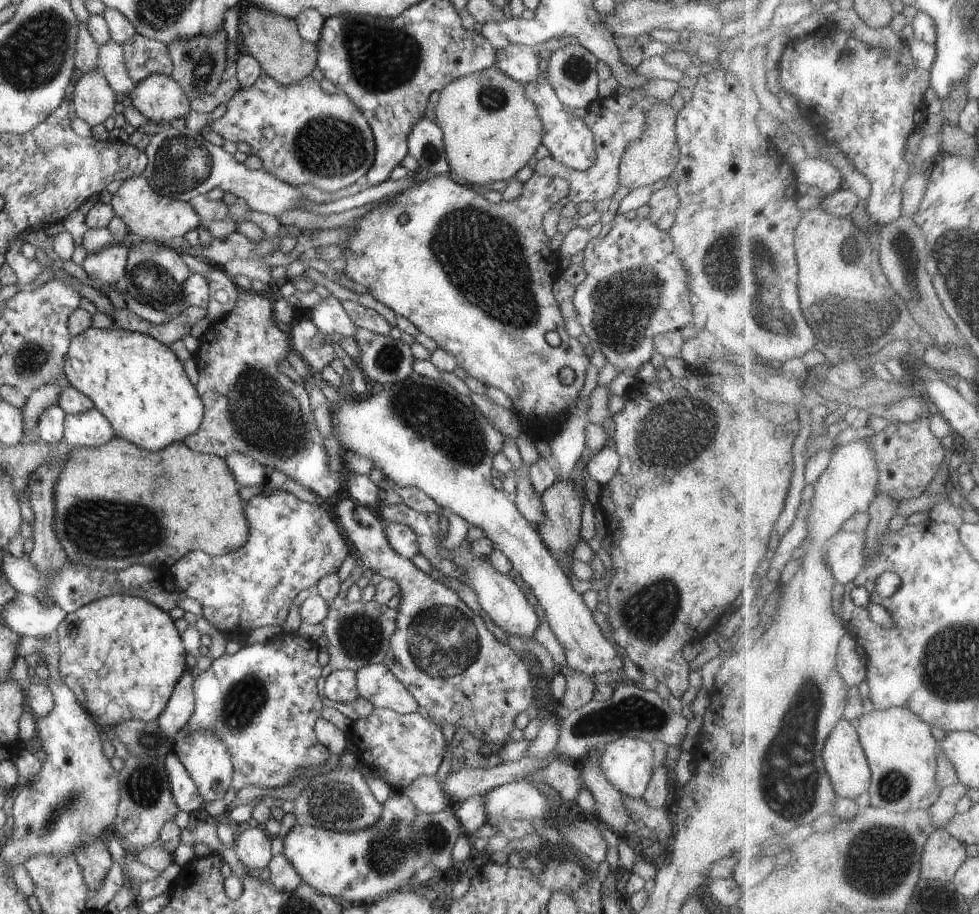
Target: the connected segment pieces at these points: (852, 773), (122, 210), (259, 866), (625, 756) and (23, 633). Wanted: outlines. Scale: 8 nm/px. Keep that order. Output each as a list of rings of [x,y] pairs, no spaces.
[[[844,717],[832,732],[825,748],[826,764],[830,771],[830,776],[834,782],[837,794],[844,798],[856,799],[861,794],[869,792],[873,783],[873,768],[870,759],[866,754],[862,737],[856,723]]]
[[[142,175],[124,180],[118,191],[112,194],[110,206],[132,234],[136,234],[139,238],[166,244],[169,244],[171,239],[183,237],[189,230],[196,229],[201,220],[189,201],[174,200],[158,195],[153,188],[150,188],[148,180]]]
[[[251,823],[244,828],[236,840],[234,848],[236,856],[250,874],[257,874],[269,865],[272,858],[272,839],[263,827]]]
[[[616,739],[604,744],[598,762],[606,780],[622,795],[642,797],[654,772],[654,750],[640,739]]]
[[[19,594],[2,610],[4,624],[21,637],[53,638],[68,613],[56,606],[44,606],[32,595]]]

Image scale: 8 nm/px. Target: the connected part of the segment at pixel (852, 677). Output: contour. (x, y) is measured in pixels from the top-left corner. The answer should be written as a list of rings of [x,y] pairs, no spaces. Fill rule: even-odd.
[[[853,634],[846,635],[841,642],[840,656],[838,656],[838,670],[851,687],[860,686],[869,678],[869,665],[866,666],[862,655],[858,654],[856,650],[858,645],[859,641]]]

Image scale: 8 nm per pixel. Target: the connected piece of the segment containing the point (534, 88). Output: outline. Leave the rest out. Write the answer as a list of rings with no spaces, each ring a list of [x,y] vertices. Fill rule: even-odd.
[[[537,81],[524,84],[524,92],[530,102],[536,104],[540,122],[542,122],[542,145],[545,146],[550,157],[575,171],[583,171],[590,168],[596,160],[596,145],[592,130],[586,126],[583,118],[574,117],[570,111],[564,110],[564,105],[556,96],[552,86],[547,82]]]

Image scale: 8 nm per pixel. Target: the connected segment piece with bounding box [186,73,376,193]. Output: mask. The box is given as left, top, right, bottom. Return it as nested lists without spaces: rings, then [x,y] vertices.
[[[263,73],[252,86],[238,89],[226,103],[226,108],[225,114],[217,120],[211,120],[208,114],[191,110],[186,116],[188,130],[202,133],[208,126],[216,134],[220,134],[224,141],[246,142],[252,148],[252,154],[262,160],[263,169],[285,183],[294,186],[310,184],[318,190],[332,193],[354,184],[372,168],[376,148],[366,117],[348,96],[342,93],[325,93],[312,76],[306,76],[296,84],[280,84]]]

